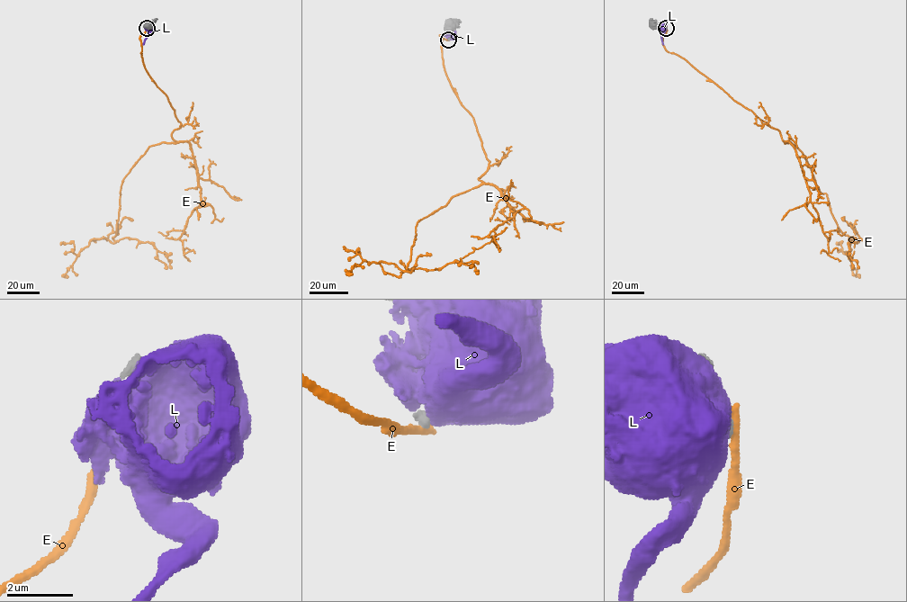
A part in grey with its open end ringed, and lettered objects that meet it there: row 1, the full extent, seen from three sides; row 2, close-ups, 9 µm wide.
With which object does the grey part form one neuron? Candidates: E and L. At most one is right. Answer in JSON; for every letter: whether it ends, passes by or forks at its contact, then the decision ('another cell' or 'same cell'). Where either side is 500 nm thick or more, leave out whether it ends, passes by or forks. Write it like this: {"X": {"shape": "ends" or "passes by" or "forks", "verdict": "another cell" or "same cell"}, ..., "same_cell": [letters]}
{"E": {"shape": "ends", "verdict": "another cell"}, "L": {"verdict": "another cell"}, "same_cell": []}

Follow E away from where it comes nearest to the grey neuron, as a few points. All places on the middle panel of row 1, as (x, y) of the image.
E: (448, 40), (444, 69), (489, 166), (418, 221), (408, 272), (380, 265), (399, 276), (431, 255)

